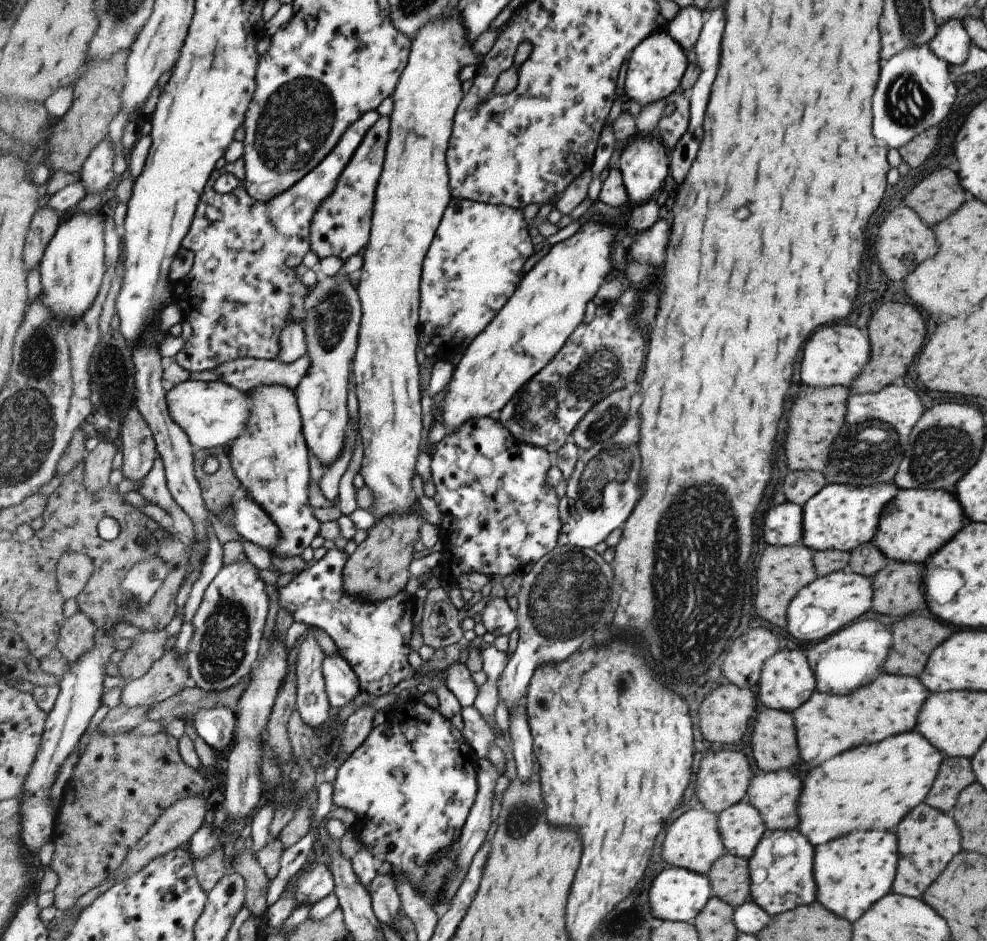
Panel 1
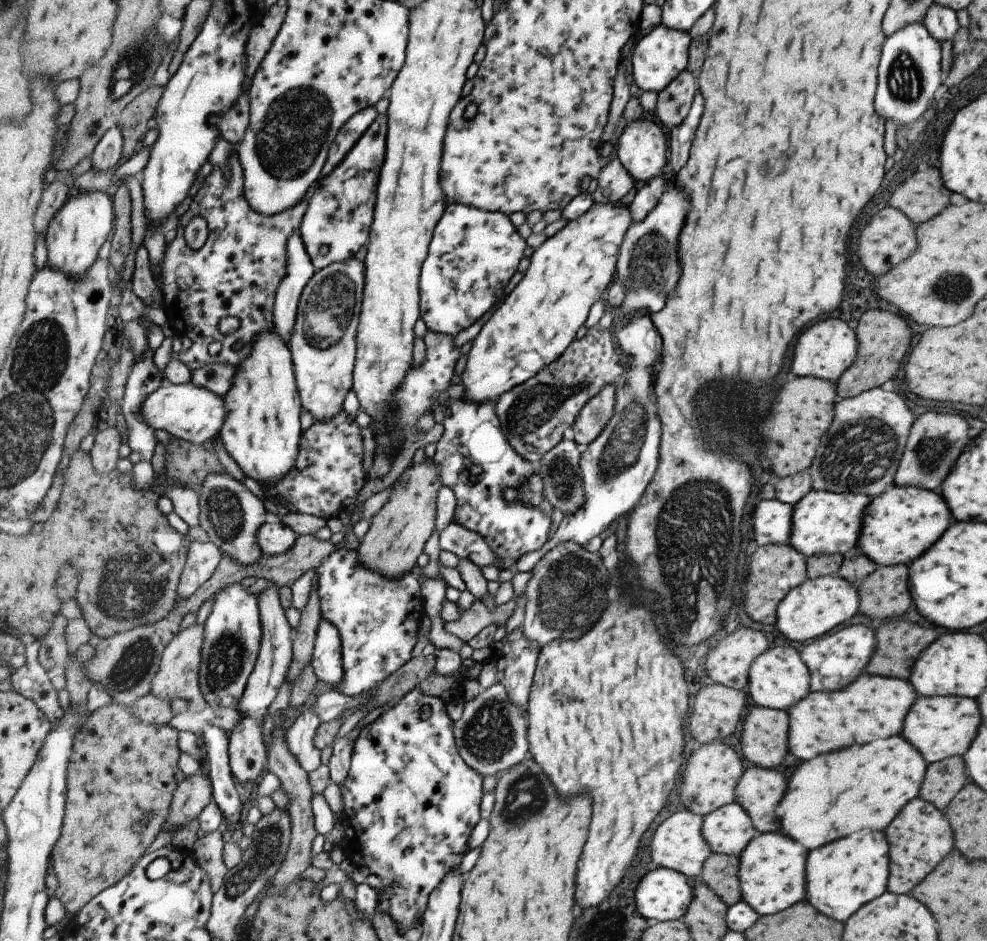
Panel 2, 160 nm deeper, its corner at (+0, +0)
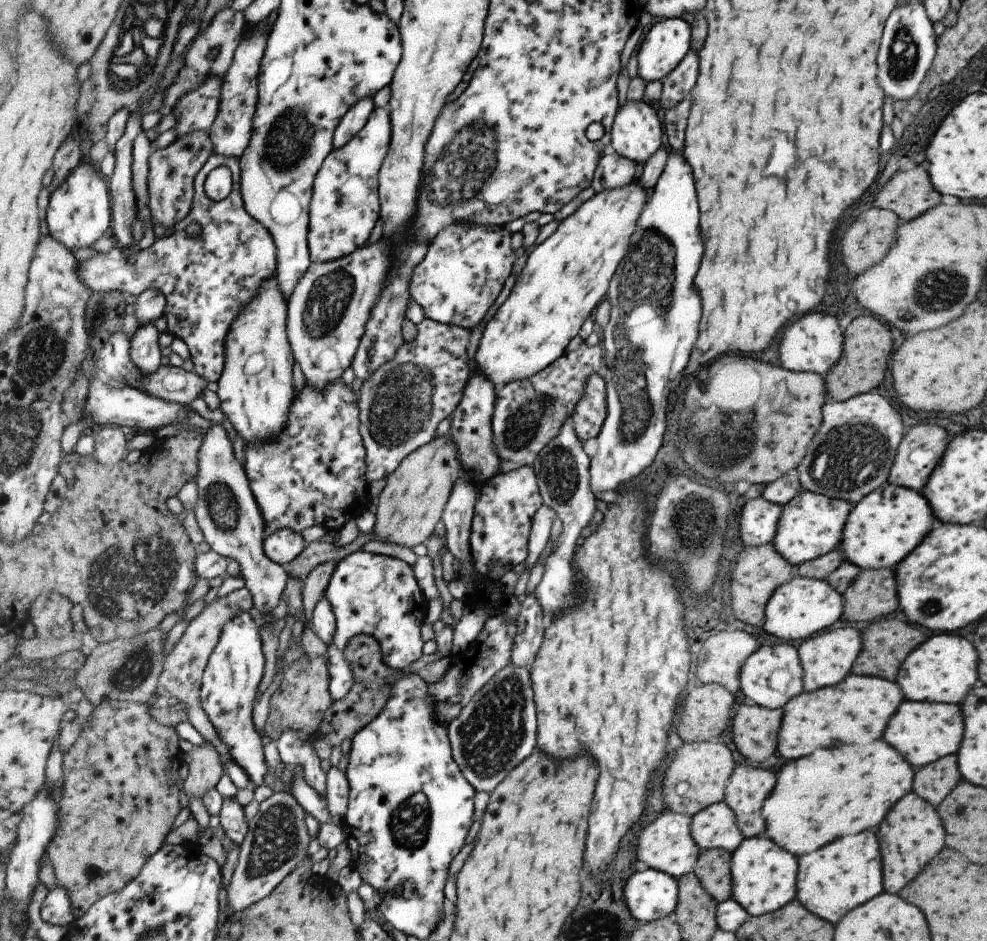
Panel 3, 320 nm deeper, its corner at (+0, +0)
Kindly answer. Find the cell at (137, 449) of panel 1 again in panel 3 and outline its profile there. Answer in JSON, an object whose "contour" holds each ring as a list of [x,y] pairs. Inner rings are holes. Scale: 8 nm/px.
{"contour":[[[155,322],[138,328],[132,340],[131,360],[135,362],[135,366],[139,368],[143,376],[145,374],[151,376],[157,372],[158,368],[161,368],[162,347],[163,344],[159,343],[159,330]]]}

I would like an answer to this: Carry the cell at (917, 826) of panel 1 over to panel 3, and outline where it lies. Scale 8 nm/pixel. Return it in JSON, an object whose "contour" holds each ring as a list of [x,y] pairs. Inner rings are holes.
{"contour":[[[912,791],[893,803],[883,822],[877,826],[877,842],[881,852],[883,891],[898,894],[921,868],[944,847],[944,828],[934,807]]]}

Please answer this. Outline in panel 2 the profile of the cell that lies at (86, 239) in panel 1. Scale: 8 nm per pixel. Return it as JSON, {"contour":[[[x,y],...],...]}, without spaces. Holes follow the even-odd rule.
{"contour":[[[91,191],[69,197],[53,220],[50,220],[46,232],[49,247],[48,264],[65,271],[72,277],[84,277],[96,264],[103,244],[107,242],[109,234],[114,231],[115,222],[117,222],[117,216],[114,213],[112,192]]]}

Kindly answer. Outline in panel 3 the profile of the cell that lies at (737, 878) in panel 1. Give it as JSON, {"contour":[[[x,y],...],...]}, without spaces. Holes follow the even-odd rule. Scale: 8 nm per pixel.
{"contour":[[[709,849],[700,854],[694,870],[707,892],[717,901],[727,900],[733,892],[730,879],[731,852],[723,849]]]}

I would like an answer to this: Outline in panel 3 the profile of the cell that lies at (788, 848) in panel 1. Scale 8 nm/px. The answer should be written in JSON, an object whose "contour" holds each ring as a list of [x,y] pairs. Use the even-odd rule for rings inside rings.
{"contour":[[[766,836],[743,839],[730,858],[730,879],[733,883],[731,898],[747,911],[751,917],[764,915],[781,909],[795,899],[796,856],[783,847],[775,846]]]}

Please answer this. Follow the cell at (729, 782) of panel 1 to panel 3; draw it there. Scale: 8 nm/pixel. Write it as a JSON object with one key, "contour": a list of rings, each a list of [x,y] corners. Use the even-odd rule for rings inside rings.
{"contour":[[[716,740],[700,743],[683,742],[671,760],[671,766],[665,768],[663,776],[663,802],[667,810],[695,816],[698,812],[722,801],[733,766],[735,764],[731,760],[731,752]]]}

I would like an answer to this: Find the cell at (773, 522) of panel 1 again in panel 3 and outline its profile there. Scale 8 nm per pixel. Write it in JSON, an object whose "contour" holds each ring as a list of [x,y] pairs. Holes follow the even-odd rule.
{"contour":[[[759,496],[747,499],[739,512],[739,538],[745,547],[771,542],[778,528],[781,506]]]}

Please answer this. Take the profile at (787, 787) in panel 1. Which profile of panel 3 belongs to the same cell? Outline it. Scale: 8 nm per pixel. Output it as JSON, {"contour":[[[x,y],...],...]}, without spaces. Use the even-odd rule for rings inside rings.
{"contour":[[[741,764],[730,774],[722,801],[734,811],[744,839],[763,836],[765,825],[761,818],[761,805],[773,784],[775,776],[763,768]]]}

